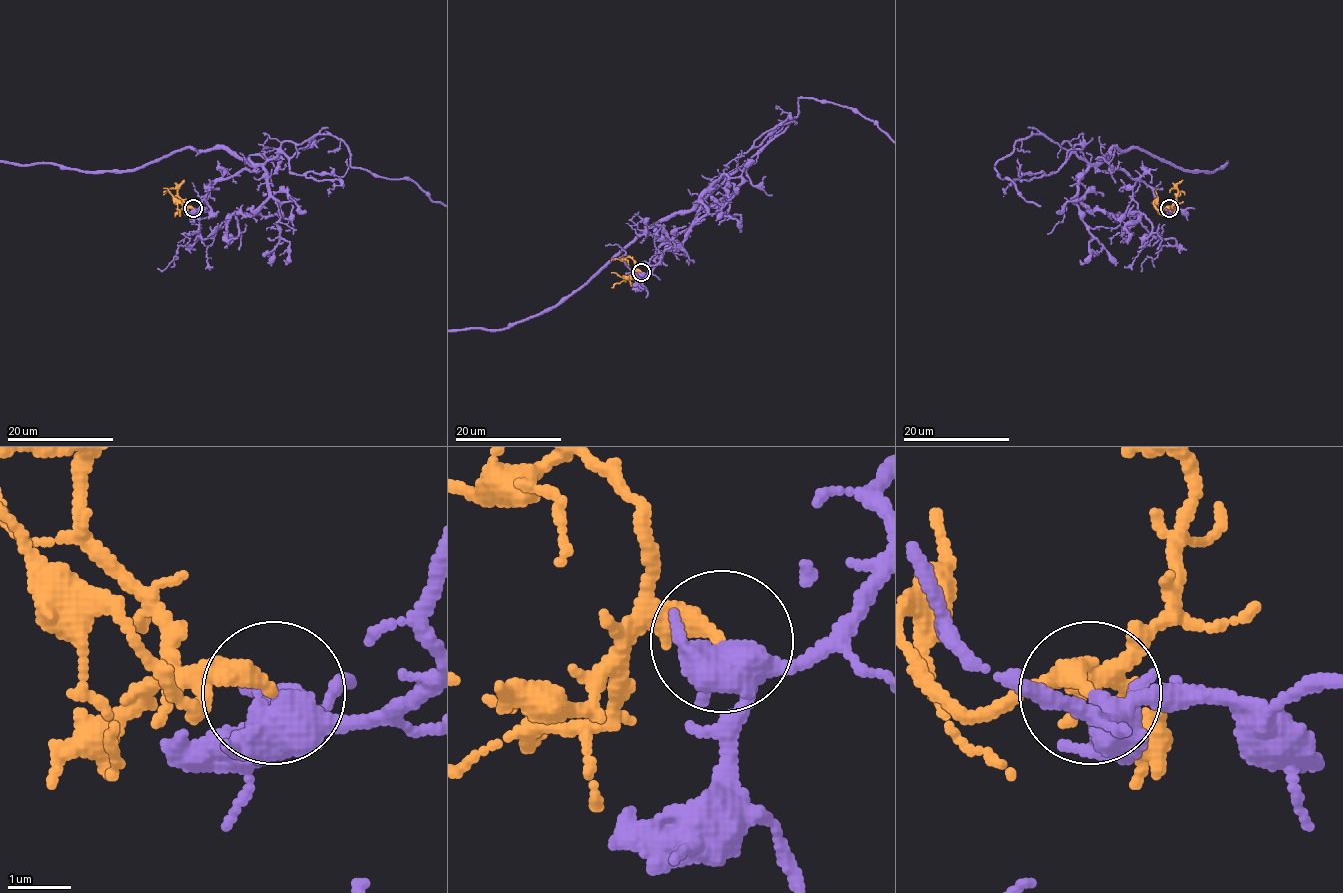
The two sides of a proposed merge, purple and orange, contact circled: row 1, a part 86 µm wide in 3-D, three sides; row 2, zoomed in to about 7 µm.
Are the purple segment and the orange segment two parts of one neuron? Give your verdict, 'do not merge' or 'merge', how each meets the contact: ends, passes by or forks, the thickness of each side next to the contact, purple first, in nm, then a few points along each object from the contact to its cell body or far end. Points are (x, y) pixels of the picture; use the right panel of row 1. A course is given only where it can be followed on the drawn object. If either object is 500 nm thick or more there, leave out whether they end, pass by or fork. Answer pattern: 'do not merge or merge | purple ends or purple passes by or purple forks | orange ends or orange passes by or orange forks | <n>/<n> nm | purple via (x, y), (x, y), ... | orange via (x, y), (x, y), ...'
merge | purple forks | orange ends | 360/320 nm | purple via (1169, 208), (1123, 170), (1100, 171), (1042, 134), (994, 166), (1028, 201), (1115, 221), (1104, 223) | orange via (1169, 208), (1177, 190), (1172, 188), (1169, 192)

